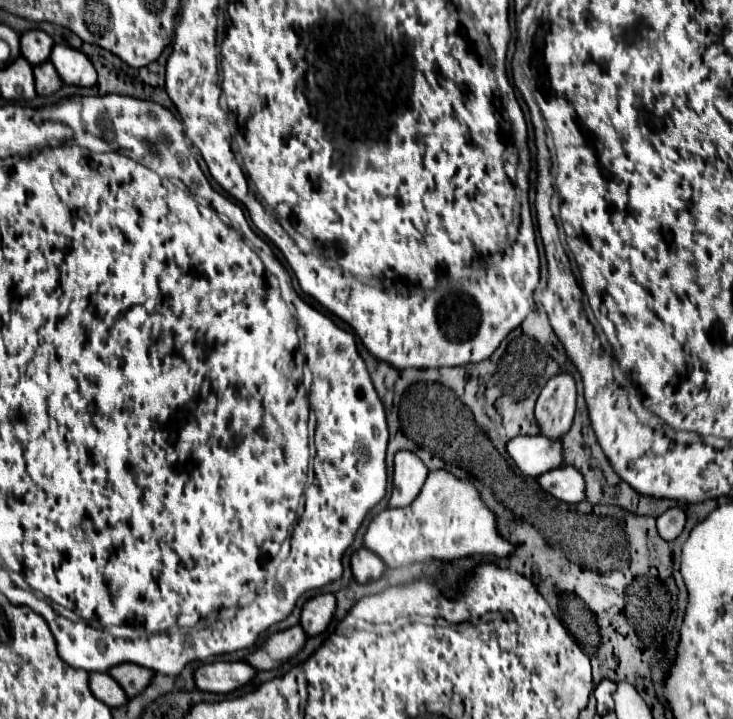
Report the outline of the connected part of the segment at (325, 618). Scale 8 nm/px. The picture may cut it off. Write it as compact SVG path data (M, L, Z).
M330 593L318 595L314 599L310 599L304 609L302 609L302 619L300 625L304 627L304 631L308 633L308 637L314 637L322 631L326 631L332 615L336 611L336 597Z

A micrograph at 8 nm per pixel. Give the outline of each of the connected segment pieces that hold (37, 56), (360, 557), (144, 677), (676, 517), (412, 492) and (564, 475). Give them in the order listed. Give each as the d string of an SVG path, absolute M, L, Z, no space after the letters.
M34 29L34 31L22 33L20 47L22 47L22 57L28 59L30 65L38 65L38 63L48 61L50 51L54 47L54 41L42 29Z
M360 549L352 557L352 573L354 573L358 583L378 581L384 571L386 571L386 565L384 565L384 561L378 555L374 555L374 551Z
M124 663L124 665L112 667L108 671L108 675L112 675L120 683L120 687L126 691L126 695L132 699L132 695L140 695L140 691L144 691L144 687L148 687L148 683L152 683L152 675L156 675L156 673L142 665Z
M672 507L656 519L656 525L658 525L658 533L660 533L662 539L674 541L684 531L686 511L682 507Z
M398 451L394 457L394 491L390 497L390 507L404 507L412 503L428 477L428 467L420 463L418 455L408 451Z
M572 465L558 467L554 471L548 471L548 473L540 475L538 483L542 485L544 491L552 493L560 501L580 503L584 499L584 477Z

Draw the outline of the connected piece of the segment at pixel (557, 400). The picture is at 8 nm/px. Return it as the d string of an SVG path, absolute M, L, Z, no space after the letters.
M560 375L550 379L536 401L536 419L540 431L550 439L560 439L572 425L576 409L574 377Z

